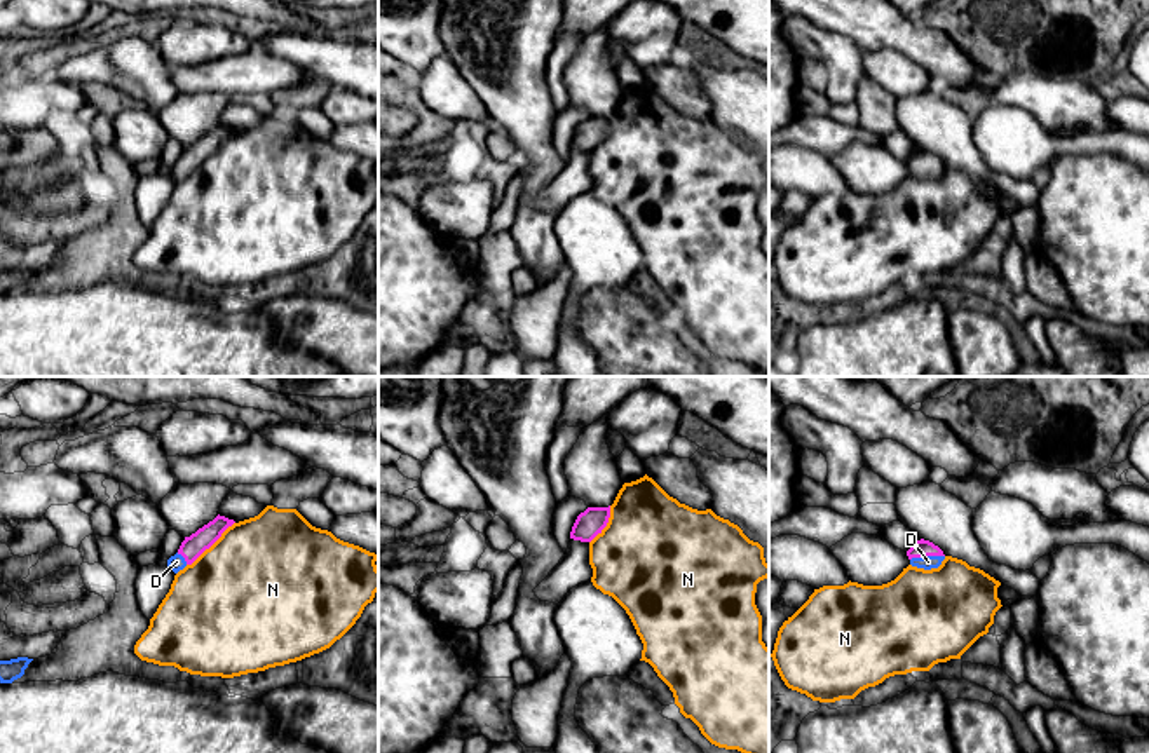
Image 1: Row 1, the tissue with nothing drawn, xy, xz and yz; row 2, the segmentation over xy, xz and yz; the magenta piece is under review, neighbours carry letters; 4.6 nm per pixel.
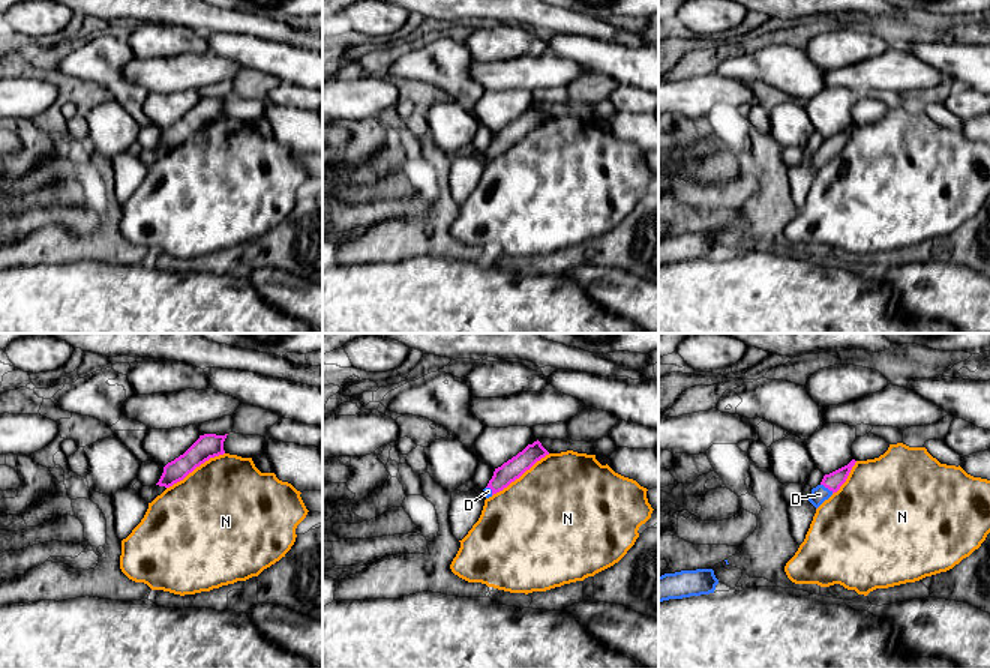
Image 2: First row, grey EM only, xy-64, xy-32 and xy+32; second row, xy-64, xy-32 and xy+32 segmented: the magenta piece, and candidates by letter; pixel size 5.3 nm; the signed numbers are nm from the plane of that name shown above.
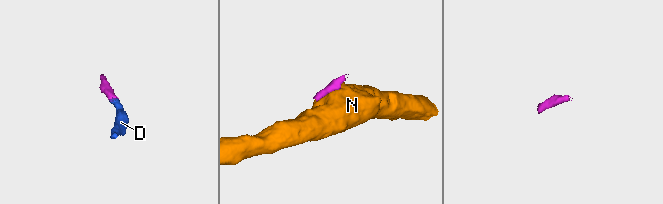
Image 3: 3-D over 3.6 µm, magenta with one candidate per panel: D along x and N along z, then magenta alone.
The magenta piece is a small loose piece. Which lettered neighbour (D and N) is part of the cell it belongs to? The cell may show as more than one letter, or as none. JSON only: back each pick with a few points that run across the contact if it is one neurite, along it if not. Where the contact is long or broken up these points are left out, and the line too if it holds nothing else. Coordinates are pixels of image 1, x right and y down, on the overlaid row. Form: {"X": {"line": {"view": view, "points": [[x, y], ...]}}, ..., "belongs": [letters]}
{"D": {"line": {"view": "yz", "points": [[923, 548], [926, 555], [928, 562]]}}, "belongs": ["D"]}

